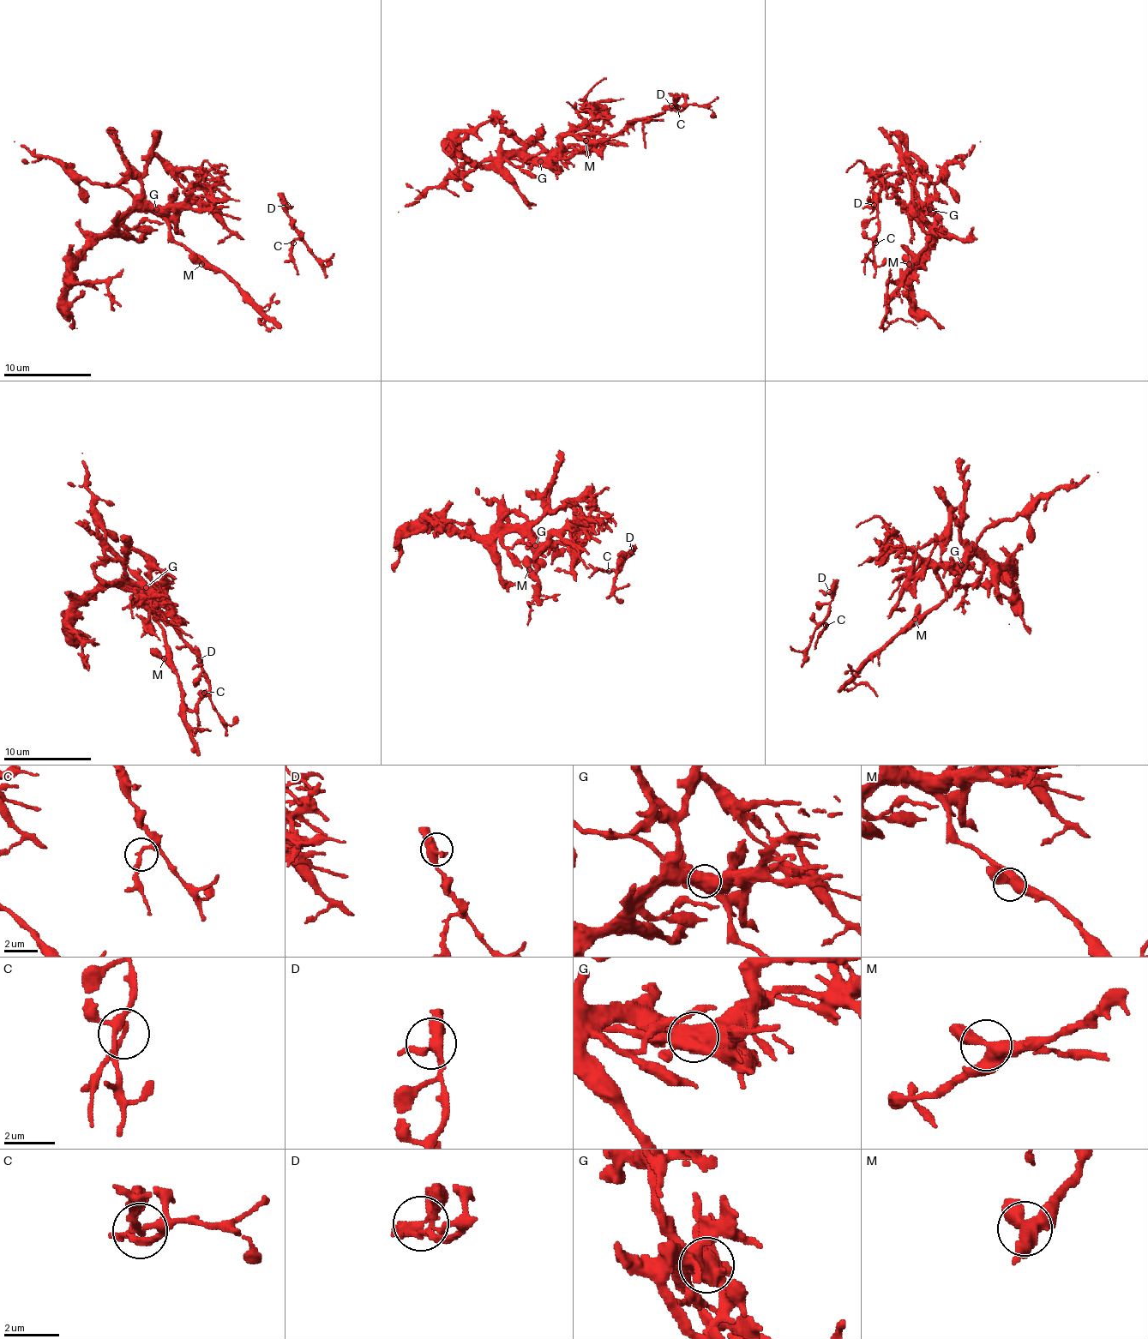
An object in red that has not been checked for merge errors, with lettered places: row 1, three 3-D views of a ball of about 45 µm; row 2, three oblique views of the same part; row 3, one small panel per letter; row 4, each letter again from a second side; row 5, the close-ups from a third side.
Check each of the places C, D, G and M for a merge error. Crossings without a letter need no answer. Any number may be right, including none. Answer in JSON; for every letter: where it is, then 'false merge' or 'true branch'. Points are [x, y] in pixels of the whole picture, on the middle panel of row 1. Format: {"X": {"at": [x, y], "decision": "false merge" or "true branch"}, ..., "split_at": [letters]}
{"C": {"at": [677, 107], "decision": "false merge"}, "D": {"at": [671, 105], "decision": "true branch"}, "G": {"at": [540, 161], "decision": "false merge"}, "M": {"at": [586, 141], "decision": "true branch"}, "split_at": ["C", "G"]}

